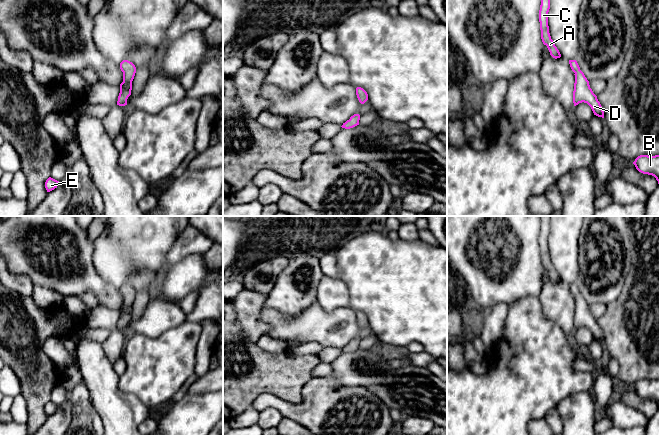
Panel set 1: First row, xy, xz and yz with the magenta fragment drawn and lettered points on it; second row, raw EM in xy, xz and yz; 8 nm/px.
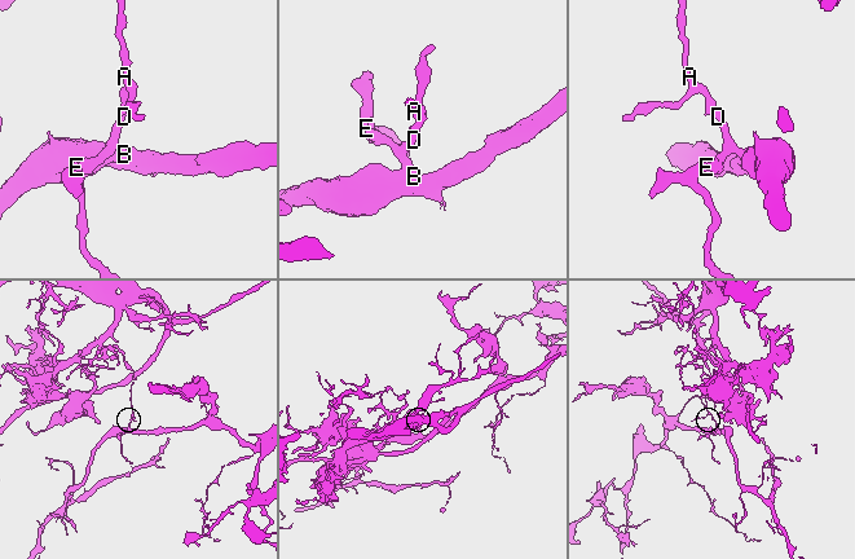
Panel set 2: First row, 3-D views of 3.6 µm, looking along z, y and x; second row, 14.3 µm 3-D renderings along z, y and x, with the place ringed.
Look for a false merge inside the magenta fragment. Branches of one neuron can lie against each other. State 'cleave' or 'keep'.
cleave

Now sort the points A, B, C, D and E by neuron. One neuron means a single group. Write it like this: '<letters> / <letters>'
A C / B D E

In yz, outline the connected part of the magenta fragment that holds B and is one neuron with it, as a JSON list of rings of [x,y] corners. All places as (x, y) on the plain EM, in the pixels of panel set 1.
[[[640,379],[633,388],[639,396],[654,400],[659,408],[659,379]]]

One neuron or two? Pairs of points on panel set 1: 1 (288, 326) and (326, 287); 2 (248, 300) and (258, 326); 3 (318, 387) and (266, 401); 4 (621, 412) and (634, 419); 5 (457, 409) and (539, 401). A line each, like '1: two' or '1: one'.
1: two
2: one
3: one
4: one
5: one

